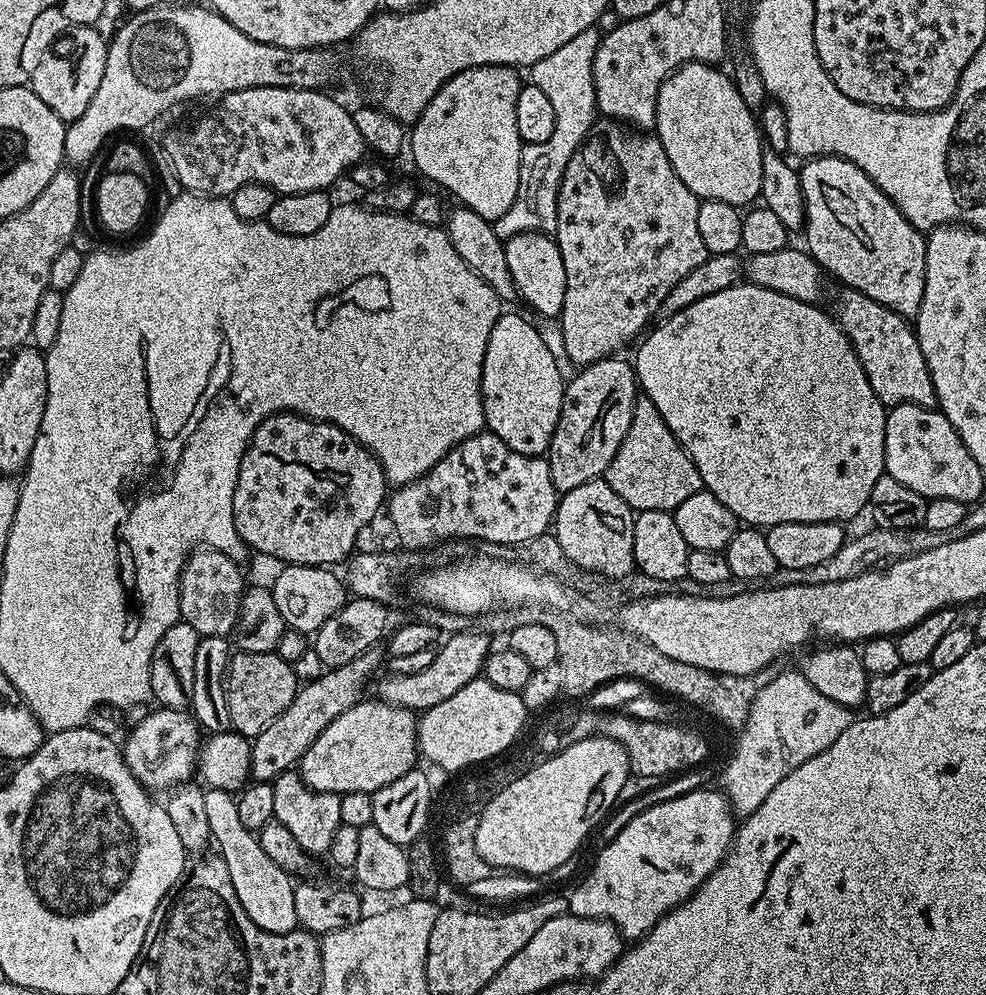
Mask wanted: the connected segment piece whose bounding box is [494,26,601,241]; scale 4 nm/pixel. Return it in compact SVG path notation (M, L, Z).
M593 26L582 31L575 38L570 38L570 42L558 46L554 54L546 54L542 62L532 65L530 69L530 82L538 86L538 90L543 90L554 106L554 134L550 134L546 142L524 144L520 149L518 194L514 198L514 206L510 206L502 218L494 221L496 233L502 241L523 232L555 233L558 226L558 192L566 174L566 166L598 119L596 91L592 81L594 54L601 37L597 30Z

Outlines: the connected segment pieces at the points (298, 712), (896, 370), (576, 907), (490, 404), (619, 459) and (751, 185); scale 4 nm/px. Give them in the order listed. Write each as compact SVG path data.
M377 646L358 654L358 658L346 662L346 666L327 669L318 678L314 678L314 682L300 684L294 694L294 702L290 702L290 706L286 706L286 710L282 710L282 714L278 714L278 718L274 718L274 722L262 730L262 734L251 737L251 779L257 784L266 784L277 780L284 772L293 771L306 750L314 746L314 738L318 738L318 734L322 734L322 730L326 730L326 726L330 726L338 714L346 714L350 706L365 699L364 687L373 683L374 677L381 671L379 668L383 660L385 663L385 649Z
M845 287L839 291L834 319L854 346L858 362L862 362L862 370L866 370L866 378L870 378L870 390L878 394L885 406L913 404L936 408L934 382L930 378L926 358L922 358L922 346L918 346L915 327L905 317L882 306L882 302L866 298L866 294Z
M723 791L684 792L640 812L600 853L588 877L568 896L568 912L582 918L609 920L625 941L635 942L670 910L689 900L702 882L724 863L738 827L737 817Z
M508 310L501 311L498 322L494 322L494 330L490 330L490 338L486 342L486 358L482 362L480 389L487 431L502 438L502 442L506 442L506 446L518 454L544 456L558 426L565 383L566 376L560 373L560 364L551 346L544 341L543 334L526 317Z
M637 395L634 406L634 418L630 422L630 430L626 430L626 438L622 438L622 446L618 446L618 454L610 462L606 479L610 490L622 498L636 512L646 510L662 510L675 513L686 498L698 494L704 488L702 478L694 466L694 462L686 454L686 450L670 434L670 426L662 422L662 414L658 414L658 406L650 402L646 395Z
M683 64L670 73L658 90L654 134L662 142L662 150L666 150L670 166L674 166L674 174L678 174L678 178L682 178L682 182L686 182L688 189L700 200L748 206L759 197L762 190L766 144L757 117L742 102L732 76L720 70L711 64Z

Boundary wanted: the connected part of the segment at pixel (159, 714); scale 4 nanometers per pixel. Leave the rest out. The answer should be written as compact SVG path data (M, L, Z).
M157 707L156 712L144 716L132 728L128 741L123 741L122 751L126 766L149 790L171 790L177 784L193 779L198 768L198 753L202 743L202 729L195 716L178 708Z

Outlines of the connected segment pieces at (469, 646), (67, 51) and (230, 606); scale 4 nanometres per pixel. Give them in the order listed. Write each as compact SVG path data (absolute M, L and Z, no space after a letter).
M473 630L451 633L445 640L448 641L436 648L434 662L430 662L426 670L418 670L418 674L406 674L405 676L381 675L374 684L375 695L385 700L387 704L411 708L413 713L422 714L428 708L438 706L438 702L446 702L446 698L458 694L462 686L466 686L483 673L490 651L489 637L479 630Z
M75 24L60 36L49 48L46 54L42 54L42 62L34 70L30 81L30 87L58 118L71 122L82 118L86 106L90 106L90 98L98 91L98 85L102 82L102 74L106 70L106 54L109 41L104 40L100 32L95 32L95 27L86 24Z
M197 547L188 555L188 561L180 572L180 619L183 623L194 626L199 636L231 637L236 631L238 610L242 606L242 598L246 581L241 565L235 564L226 554L213 548Z

